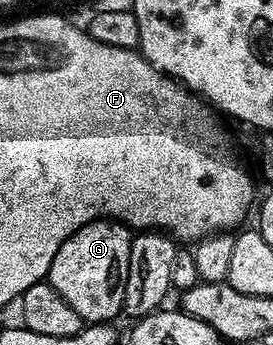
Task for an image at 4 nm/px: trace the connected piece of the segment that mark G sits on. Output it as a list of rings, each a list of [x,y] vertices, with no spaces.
[[[98,219],[92,221],[90,225],[85,225],[75,235],[71,235],[59,247],[55,259],[49,268],[48,282],[75,311],[79,311],[82,322],[85,323],[109,323],[113,317],[122,316],[125,308],[123,291],[127,283],[127,263],[129,262],[129,252],[131,251],[131,230],[128,225],[112,219]]]

